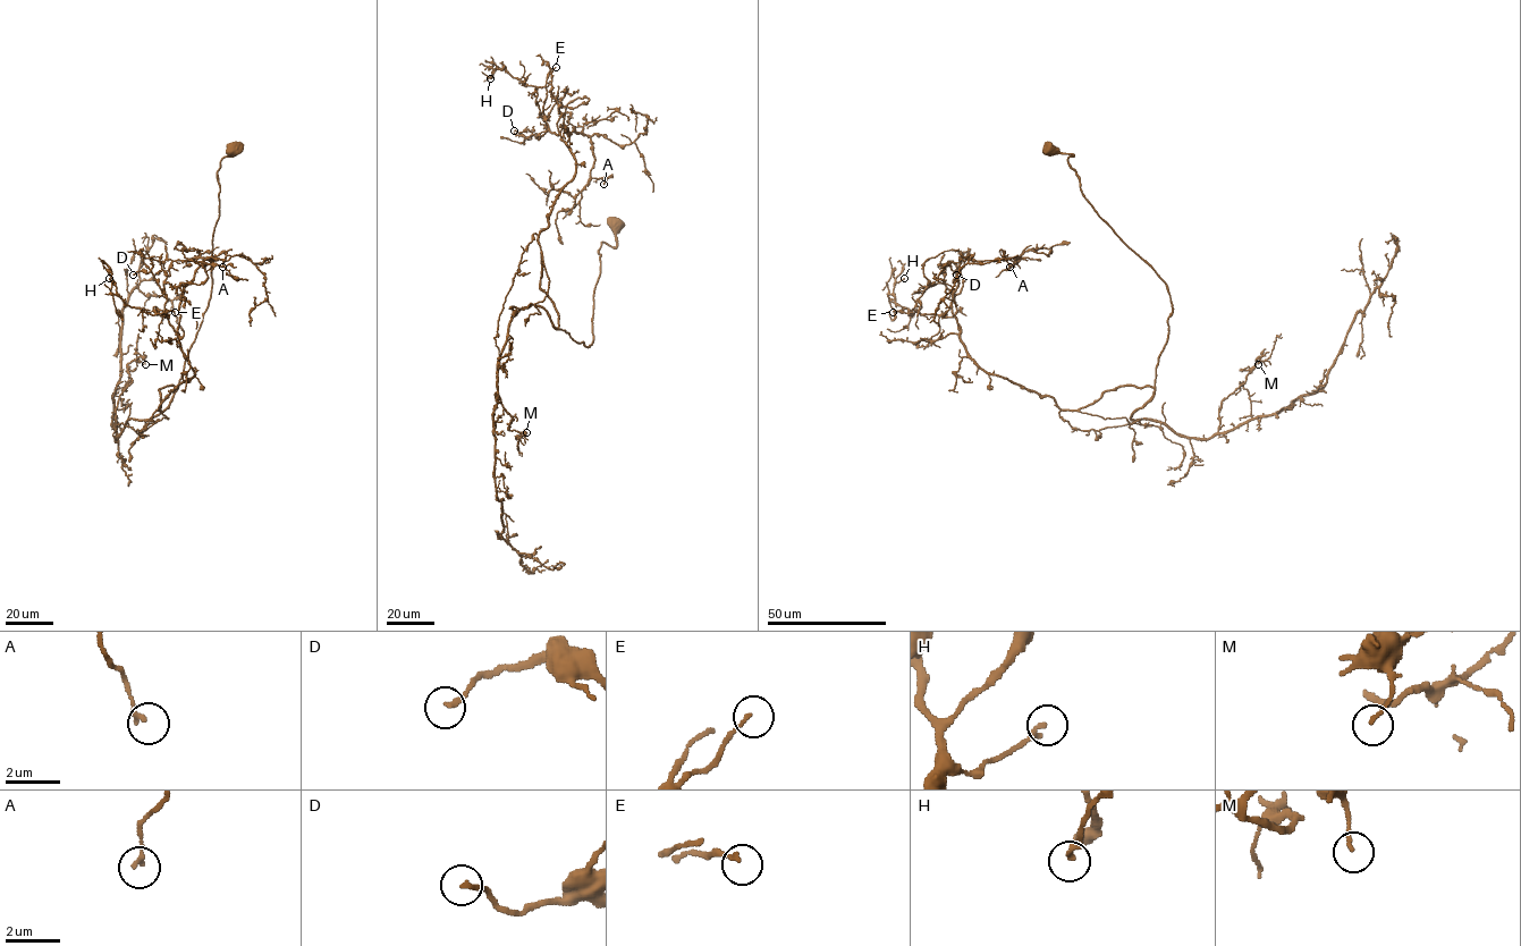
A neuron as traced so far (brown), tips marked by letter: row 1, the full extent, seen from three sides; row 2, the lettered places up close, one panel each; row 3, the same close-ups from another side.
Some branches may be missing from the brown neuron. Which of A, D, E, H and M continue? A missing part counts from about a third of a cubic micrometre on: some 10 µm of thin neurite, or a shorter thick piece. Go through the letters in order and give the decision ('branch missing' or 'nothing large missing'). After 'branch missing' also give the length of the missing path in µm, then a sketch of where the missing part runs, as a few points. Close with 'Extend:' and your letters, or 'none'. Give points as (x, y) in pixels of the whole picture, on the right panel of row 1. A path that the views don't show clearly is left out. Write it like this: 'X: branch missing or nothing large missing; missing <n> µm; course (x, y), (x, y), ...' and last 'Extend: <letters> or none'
A: nothing large missing
D: nothing large missing
E: nothing large missing
H: nothing large missing
M: nothing large missing
Extend: none

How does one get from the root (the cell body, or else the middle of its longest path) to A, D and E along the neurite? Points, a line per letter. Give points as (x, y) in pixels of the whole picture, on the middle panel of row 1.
A: (613, 224), (586, 346), (540, 287), (538, 235), (575, 171), (559, 126), (590, 138), (603, 184)
D: (613, 224), (586, 346), (540, 287), (538, 235), (575, 159), (547, 128), (514, 131)
E: (613, 224), (586, 346), (540, 287), (538, 235), (575, 171), (543, 111), (556, 67)

